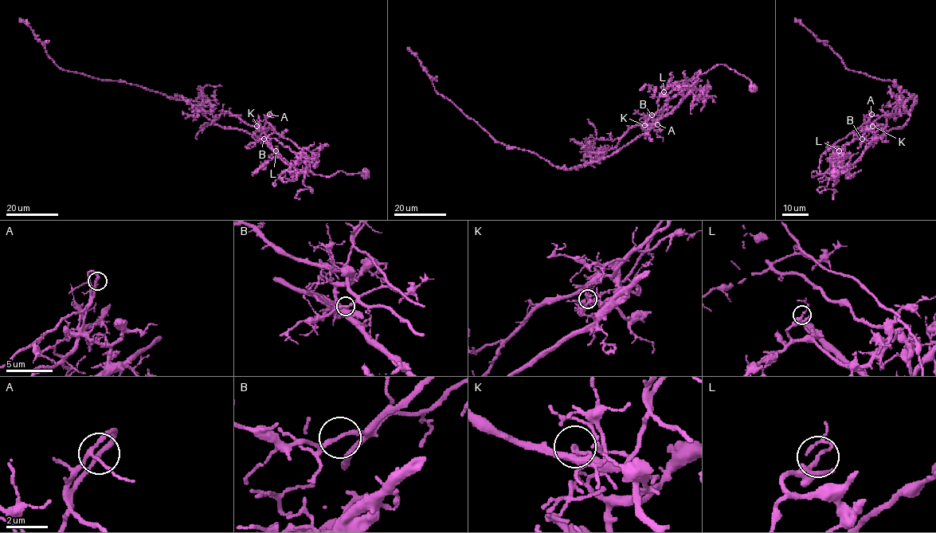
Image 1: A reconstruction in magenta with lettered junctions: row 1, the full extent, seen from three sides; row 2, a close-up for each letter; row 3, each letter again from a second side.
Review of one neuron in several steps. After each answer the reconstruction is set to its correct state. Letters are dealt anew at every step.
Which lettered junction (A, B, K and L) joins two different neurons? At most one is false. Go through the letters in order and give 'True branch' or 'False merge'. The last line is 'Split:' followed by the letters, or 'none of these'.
A: True branch
B: True branch
K: False merge
L: True branch
Split: K

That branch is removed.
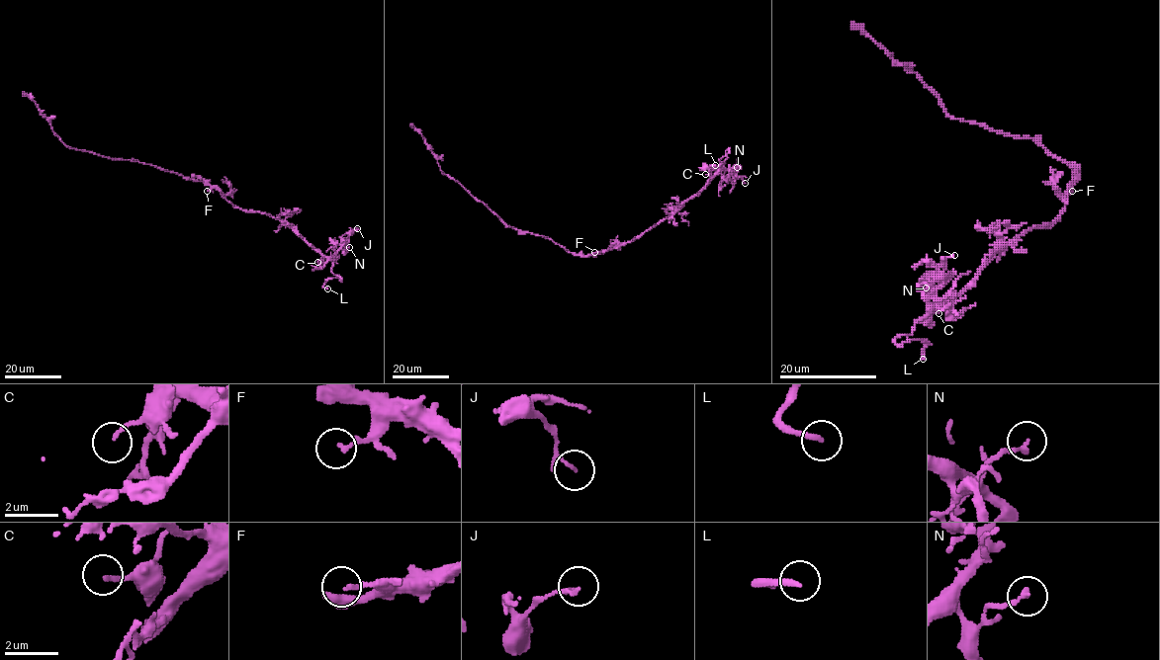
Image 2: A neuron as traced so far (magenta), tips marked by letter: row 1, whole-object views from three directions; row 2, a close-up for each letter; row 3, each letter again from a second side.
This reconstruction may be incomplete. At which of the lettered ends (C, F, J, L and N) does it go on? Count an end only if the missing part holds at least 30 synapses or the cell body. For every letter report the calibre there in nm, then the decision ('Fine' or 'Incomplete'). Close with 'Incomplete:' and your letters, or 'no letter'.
C: Thickness 150 nm. Fine
F: Thickness 160 nm. Fine
J: Thickness 140 nm. Fine
L: Thickness 220 nm. Incomplete
N: Thickness 200 nm. Fine
Incomplete: L

